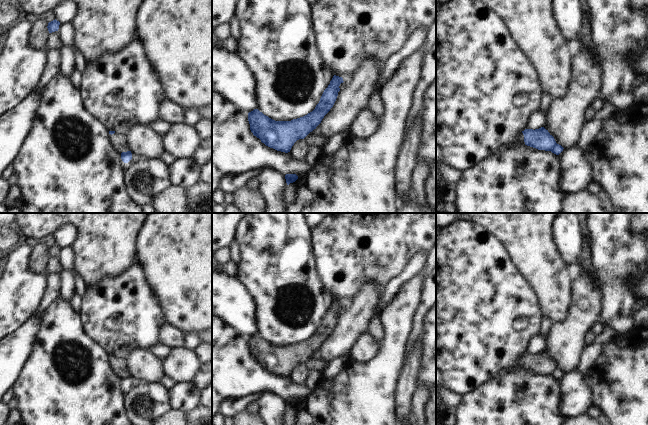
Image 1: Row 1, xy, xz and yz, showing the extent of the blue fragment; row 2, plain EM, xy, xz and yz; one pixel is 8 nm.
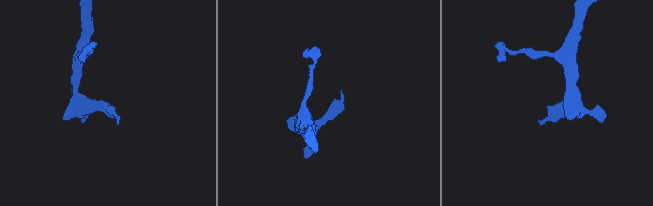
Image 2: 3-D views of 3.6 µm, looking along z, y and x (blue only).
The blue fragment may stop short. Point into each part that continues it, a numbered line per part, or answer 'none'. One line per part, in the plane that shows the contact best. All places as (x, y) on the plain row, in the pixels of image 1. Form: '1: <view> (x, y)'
1: yz (519, 363)

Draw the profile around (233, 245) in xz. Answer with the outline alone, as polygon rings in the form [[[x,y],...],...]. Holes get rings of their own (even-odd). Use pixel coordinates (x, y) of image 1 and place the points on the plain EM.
[[[233,237],[228,244],[230,248],[230,259],[238,263],[240,259],[240,248],[238,246],[238,242],[235,237]]]

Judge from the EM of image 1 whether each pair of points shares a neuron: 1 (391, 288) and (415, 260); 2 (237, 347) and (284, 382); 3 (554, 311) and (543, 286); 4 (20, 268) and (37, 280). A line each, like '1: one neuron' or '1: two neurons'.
1: one neuron
2: one neuron
3: one neuron
4: one neuron

